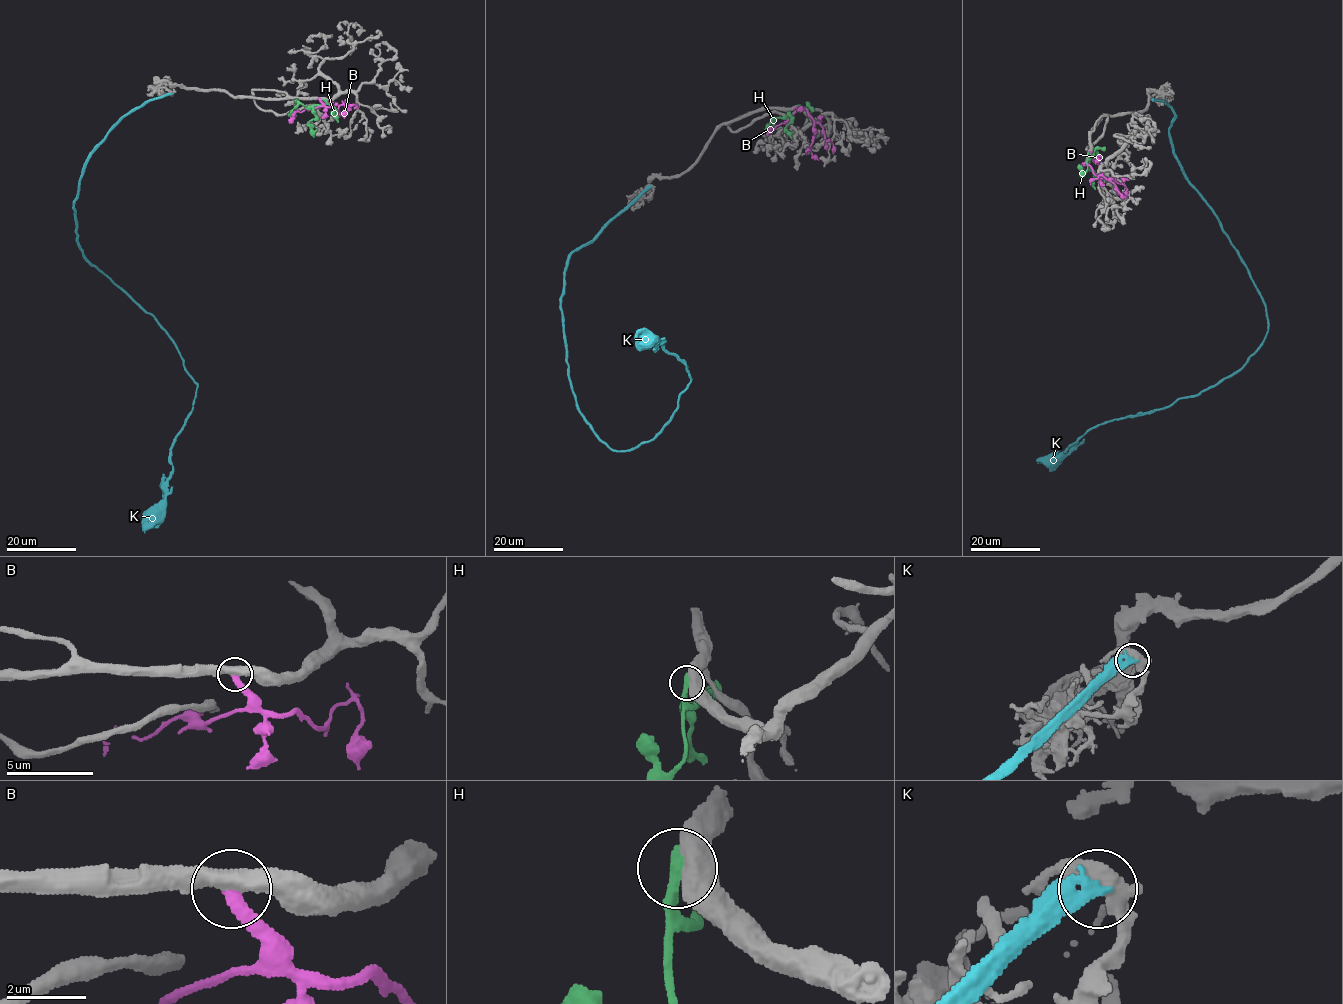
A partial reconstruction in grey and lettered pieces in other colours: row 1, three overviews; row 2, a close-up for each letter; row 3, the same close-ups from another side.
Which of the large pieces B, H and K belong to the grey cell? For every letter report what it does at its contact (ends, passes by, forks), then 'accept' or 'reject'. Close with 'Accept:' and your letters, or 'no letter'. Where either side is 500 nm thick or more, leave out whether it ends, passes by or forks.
B: reject
H: reject
K: it ends; reject
Accept: no letter

